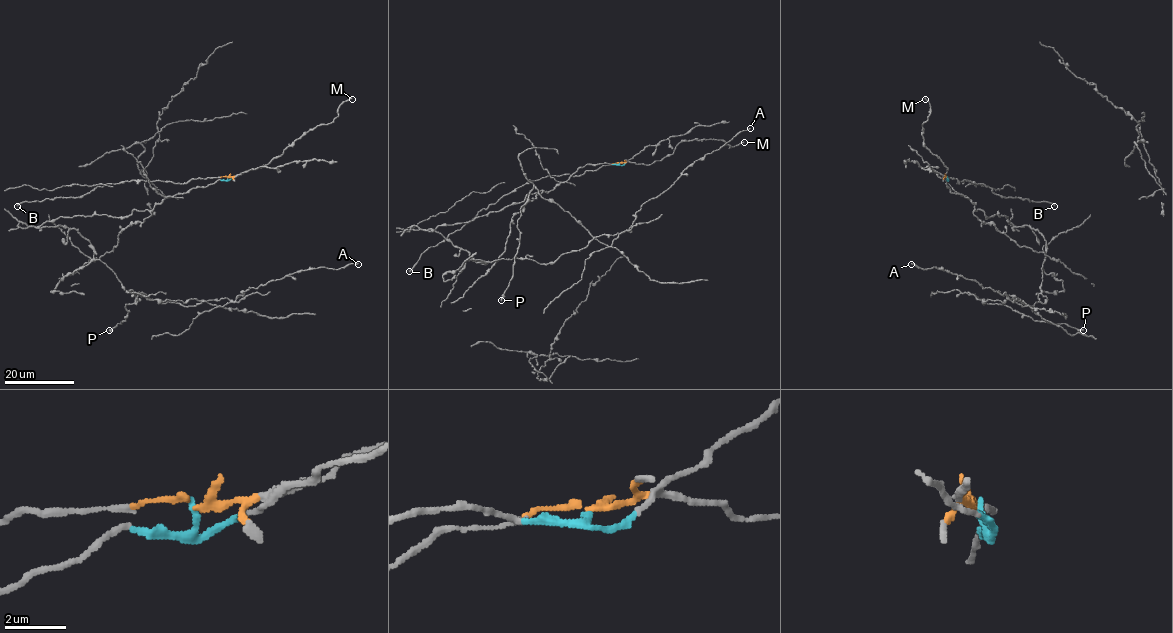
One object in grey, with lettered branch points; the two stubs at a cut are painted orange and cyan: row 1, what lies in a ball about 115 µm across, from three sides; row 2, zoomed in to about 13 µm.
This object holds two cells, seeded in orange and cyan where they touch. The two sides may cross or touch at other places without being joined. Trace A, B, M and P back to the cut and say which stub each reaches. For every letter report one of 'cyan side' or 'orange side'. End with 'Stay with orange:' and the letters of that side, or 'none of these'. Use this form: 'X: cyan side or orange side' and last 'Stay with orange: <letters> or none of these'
A: cyan side
B: orange side
M: orange side
P: cyan side
Stay with orange: B, M

